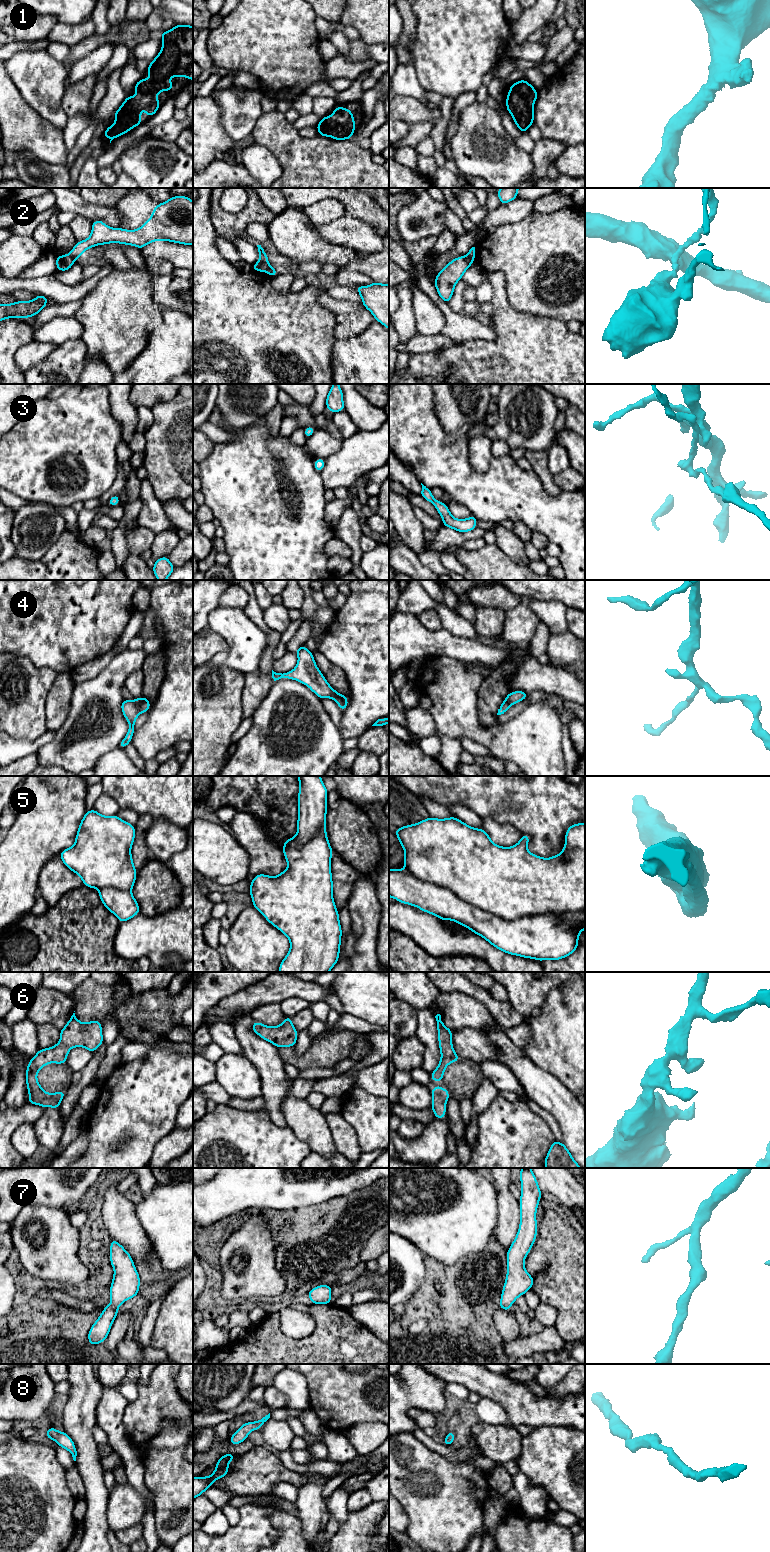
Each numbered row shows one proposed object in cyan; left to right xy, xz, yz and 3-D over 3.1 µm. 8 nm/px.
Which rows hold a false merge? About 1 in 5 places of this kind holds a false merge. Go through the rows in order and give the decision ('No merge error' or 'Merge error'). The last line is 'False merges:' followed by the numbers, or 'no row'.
1: No merge error
2: Merge error
3: No merge error
4: No merge error
5: No merge error
6: No merge error
7: No merge error
8: No merge error
False merges: 2

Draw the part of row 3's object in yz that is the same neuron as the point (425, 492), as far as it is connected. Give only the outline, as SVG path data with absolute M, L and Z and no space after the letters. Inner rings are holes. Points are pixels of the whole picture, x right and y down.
M422 483L422 489L420 491L421 496L426 499L428 502L433 503L438 513L440 514L443 520L443 526L449 527L461 533L466 533L472 531L477 527L477 519L473 514L468 519L456 519L452 516L451 512L448 509L448 506L441 501L437 501L431 490L424 486Z

